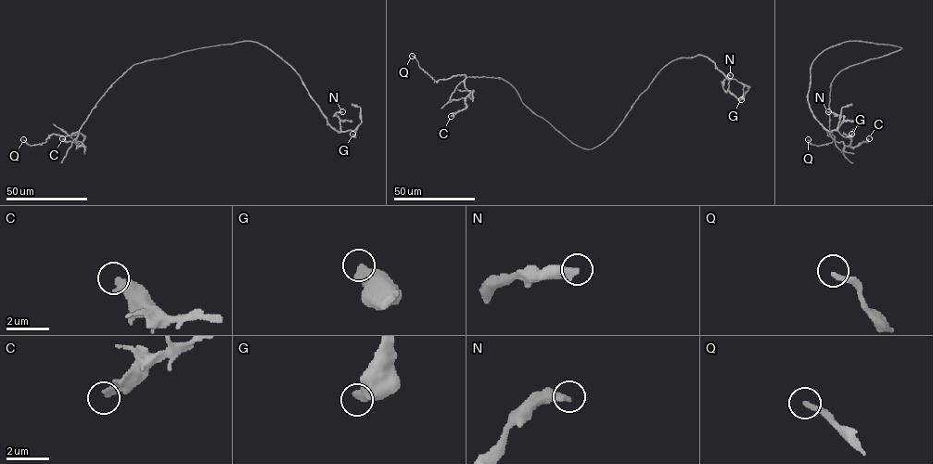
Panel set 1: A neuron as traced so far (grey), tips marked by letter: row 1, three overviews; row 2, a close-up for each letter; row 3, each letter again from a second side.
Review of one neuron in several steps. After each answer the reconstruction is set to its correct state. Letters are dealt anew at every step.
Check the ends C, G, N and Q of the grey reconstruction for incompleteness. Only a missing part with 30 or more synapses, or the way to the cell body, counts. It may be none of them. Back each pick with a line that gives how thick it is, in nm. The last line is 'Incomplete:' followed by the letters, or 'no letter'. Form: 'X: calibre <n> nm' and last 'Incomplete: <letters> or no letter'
Incomplete: no letter

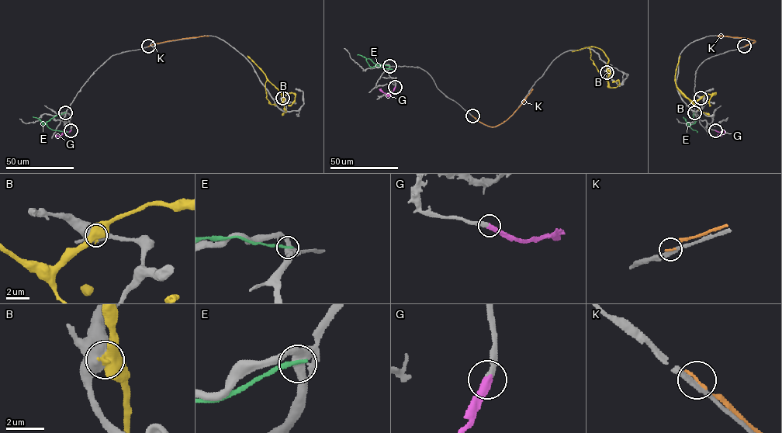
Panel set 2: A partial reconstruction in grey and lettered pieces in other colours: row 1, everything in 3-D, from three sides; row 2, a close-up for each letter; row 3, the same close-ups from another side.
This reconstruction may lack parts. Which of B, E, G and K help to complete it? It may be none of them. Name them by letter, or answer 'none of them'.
G

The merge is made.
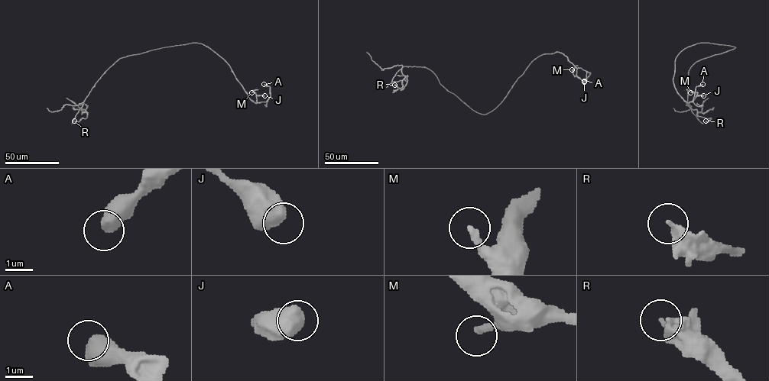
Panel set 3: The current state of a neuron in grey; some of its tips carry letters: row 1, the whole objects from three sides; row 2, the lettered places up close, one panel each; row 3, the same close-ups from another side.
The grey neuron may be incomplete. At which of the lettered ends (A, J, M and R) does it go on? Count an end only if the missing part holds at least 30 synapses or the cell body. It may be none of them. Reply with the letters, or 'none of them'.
none of them

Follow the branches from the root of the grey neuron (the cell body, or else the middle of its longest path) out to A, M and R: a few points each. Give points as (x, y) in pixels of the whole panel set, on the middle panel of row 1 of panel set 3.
A: (491, 111), (502, 101), (529, 65), (543, 54), (562, 53), (575, 67), (590, 72), (584, 81)
M: (491, 111), (502, 101), (529, 65), (539, 56), (559, 52), (576, 68), (575, 75), (572, 69)
R: (491, 111), (482, 114), (472, 109), (425, 67), (403, 66), (407, 83), (402, 88), (394, 85)

